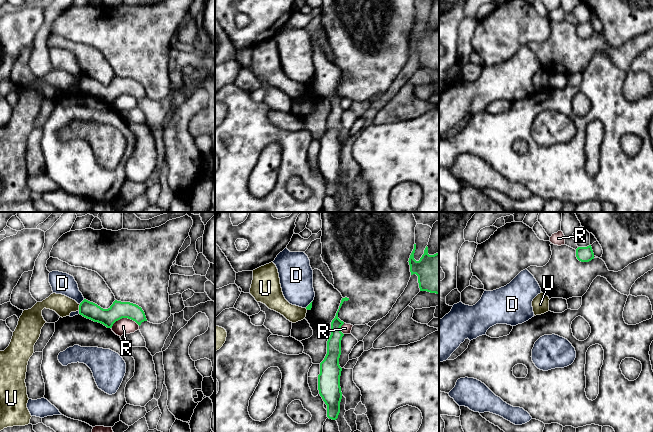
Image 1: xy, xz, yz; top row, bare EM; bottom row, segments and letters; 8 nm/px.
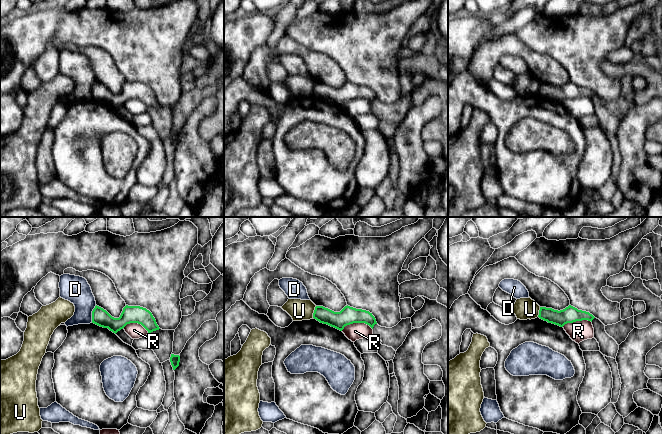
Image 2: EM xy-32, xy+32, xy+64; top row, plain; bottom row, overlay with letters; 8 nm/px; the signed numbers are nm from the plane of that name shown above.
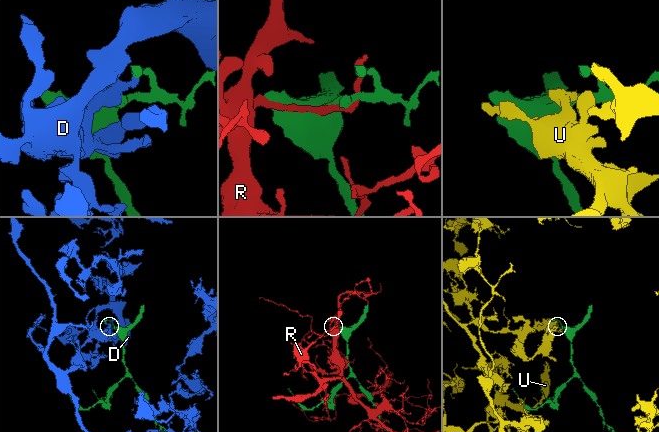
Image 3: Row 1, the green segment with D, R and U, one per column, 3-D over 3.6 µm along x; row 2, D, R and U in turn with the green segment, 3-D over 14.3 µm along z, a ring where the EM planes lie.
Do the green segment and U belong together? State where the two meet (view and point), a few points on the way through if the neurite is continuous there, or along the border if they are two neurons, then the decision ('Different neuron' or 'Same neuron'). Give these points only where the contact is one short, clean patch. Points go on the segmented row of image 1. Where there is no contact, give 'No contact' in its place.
Touches green at xy (79, 307). Boundary: xy (80, 304), (78, 309). Different neuron

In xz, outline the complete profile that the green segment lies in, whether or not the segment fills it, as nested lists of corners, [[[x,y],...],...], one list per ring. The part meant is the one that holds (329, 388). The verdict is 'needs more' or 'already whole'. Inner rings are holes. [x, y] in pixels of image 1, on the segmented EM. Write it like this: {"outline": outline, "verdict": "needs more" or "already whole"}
{"outline": [[[347,297],[342,298],[341,303],[340,303],[340,306],[339,306],[339,309],[338,309],[338,311],[337,311],[337,313],[336,313],[336,316],[335,316],[335,318],[334,318],[334,319],[332,320],[332,322],[331,322],[331,335],[330,335],[330,337],[329,337],[329,339],[328,339],[328,341],[327,341],[327,354],[326,354],[325,358],[324,358],[324,360],[320,363],[320,374],[318,375],[318,390],[319,390],[319,394],[320,394],[320,396],[322,397],[323,401],[325,402],[325,404],[327,405],[327,417],[328,417],[329,419],[332,419],[332,420],[336,420],[336,419],[338,418],[338,415],[339,415],[339,413],[340,413],[340,402],[341,402],[341,399],[342,399],[342,392],[341,392],[341,387],[340,387],[340,376],[341,376],[342,368],[341,368],[340,365],[339,365],[339,358],[340,358],[340,355],[341,355],[341,340],[342,340],[342,337],[344,336],[344,334],[341,332],[341,329],[340,329],[340,328],[341,328],[341,326],[344,324],[344,322],[341,321],[341,320],[338,318],[338,312],[339,312],[340,308],[341,308],[343,302],[344,302],[344,301],[348,301],[348,300],[349,300],[349,298],[347,298]]], "verdict": "already whole"}

